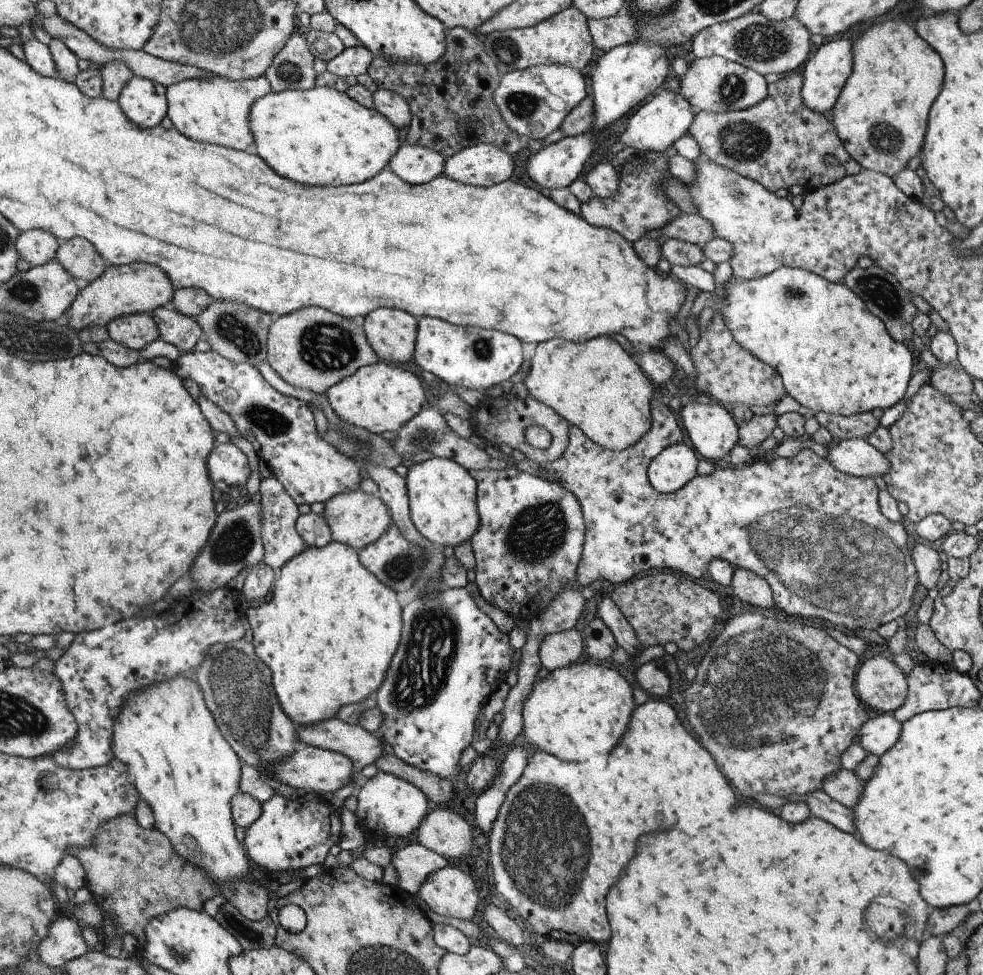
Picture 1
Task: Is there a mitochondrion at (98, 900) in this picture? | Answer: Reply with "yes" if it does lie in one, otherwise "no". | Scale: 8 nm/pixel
no

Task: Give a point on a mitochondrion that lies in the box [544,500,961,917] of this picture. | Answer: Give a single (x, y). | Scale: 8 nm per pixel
(878, 587)

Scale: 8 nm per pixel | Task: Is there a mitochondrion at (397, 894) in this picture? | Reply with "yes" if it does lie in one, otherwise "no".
no

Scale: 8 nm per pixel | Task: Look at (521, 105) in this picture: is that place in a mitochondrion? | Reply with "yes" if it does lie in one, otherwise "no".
yes

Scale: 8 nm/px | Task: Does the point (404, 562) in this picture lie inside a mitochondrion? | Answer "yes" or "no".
yes

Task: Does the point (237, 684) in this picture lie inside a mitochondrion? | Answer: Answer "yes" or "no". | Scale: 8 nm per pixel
yes

